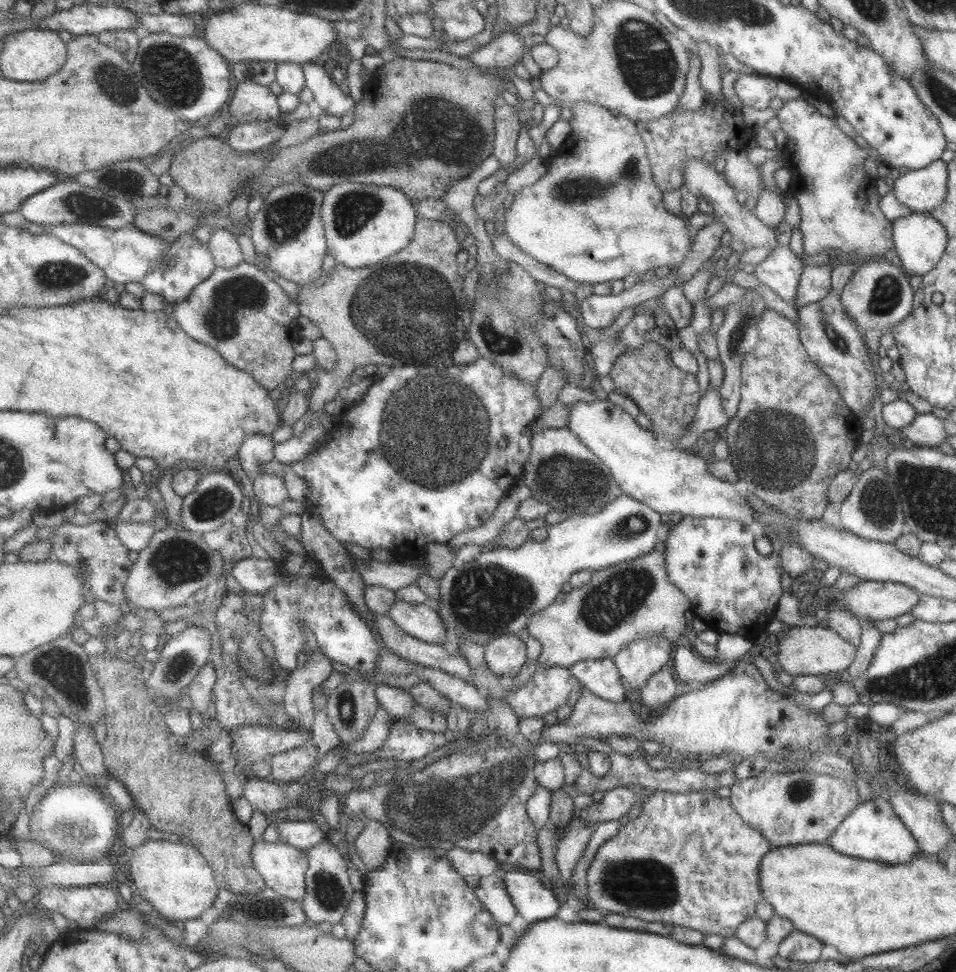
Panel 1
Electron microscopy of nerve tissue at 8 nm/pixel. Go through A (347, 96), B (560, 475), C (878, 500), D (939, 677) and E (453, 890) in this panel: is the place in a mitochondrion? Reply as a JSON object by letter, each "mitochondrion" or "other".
{"A":"other","B":"mitochondrion","C":"mitochondrion","D":"mitochondrion","E":"other"}

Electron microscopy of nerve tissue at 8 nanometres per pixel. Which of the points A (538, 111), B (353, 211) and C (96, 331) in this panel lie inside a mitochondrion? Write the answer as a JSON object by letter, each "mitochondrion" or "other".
{"A":"other","B":"mitochondrion","C":"other"}

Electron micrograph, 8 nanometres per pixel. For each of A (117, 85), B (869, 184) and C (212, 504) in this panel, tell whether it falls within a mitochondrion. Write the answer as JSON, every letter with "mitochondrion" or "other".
{"A":"mitochondrion","B":"other","C":"mitochondrion"}

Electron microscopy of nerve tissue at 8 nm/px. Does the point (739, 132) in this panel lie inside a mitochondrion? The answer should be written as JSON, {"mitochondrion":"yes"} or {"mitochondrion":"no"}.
{"mitochondrion":"no"}

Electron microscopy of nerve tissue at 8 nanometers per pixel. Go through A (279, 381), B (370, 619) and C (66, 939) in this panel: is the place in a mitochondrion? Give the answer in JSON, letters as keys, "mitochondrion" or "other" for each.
{"A":"other","B":"other","C":"other"}

